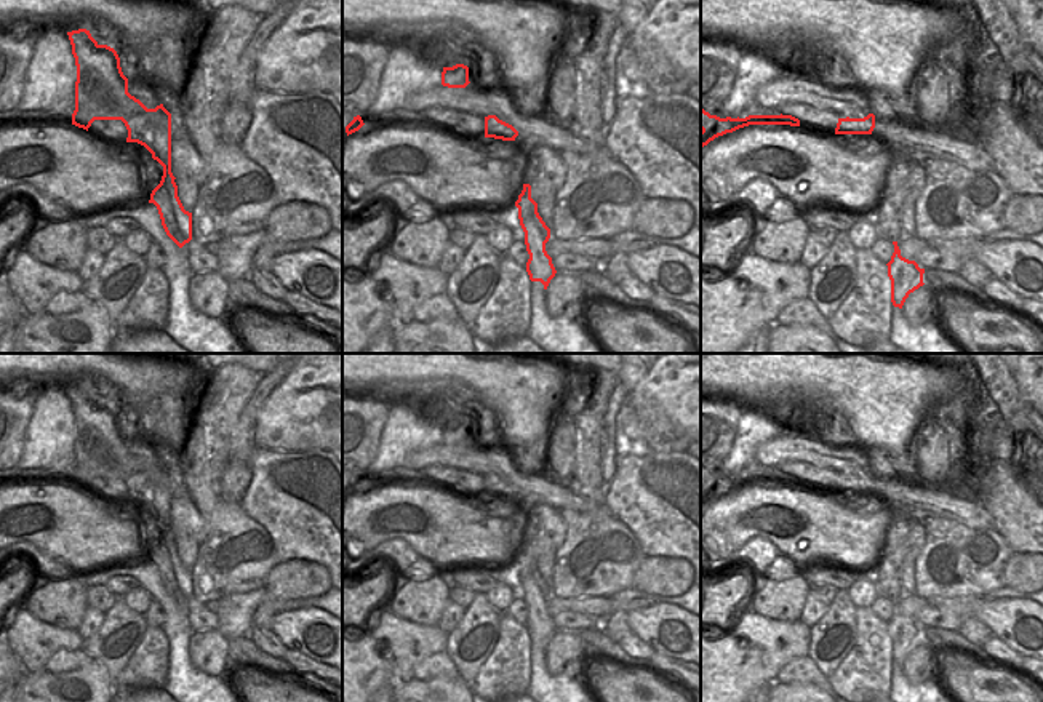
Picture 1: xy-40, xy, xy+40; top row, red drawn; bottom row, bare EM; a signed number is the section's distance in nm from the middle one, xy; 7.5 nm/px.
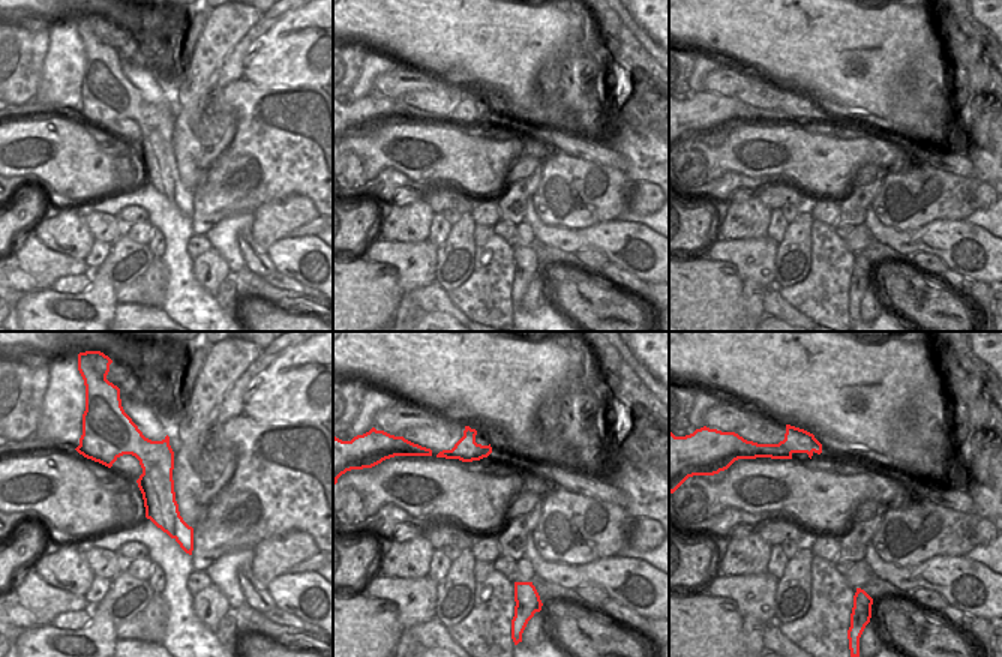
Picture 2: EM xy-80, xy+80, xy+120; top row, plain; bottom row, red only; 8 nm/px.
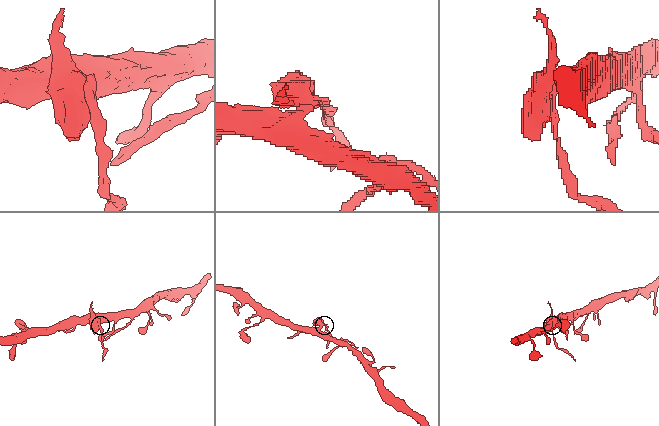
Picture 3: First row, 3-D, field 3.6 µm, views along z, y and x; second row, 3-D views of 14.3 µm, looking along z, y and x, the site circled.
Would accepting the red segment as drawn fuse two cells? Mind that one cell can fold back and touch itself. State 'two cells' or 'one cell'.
two cells

